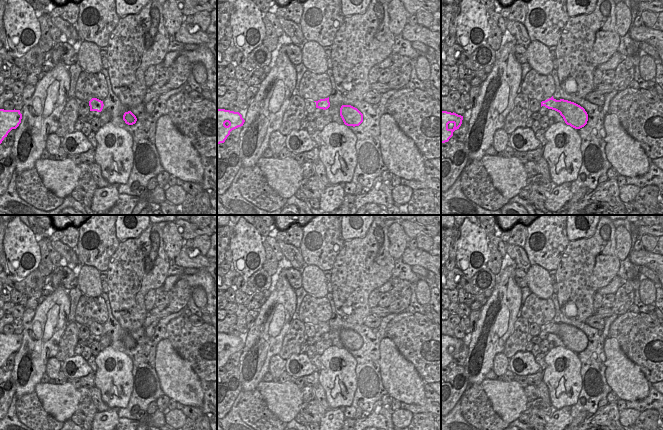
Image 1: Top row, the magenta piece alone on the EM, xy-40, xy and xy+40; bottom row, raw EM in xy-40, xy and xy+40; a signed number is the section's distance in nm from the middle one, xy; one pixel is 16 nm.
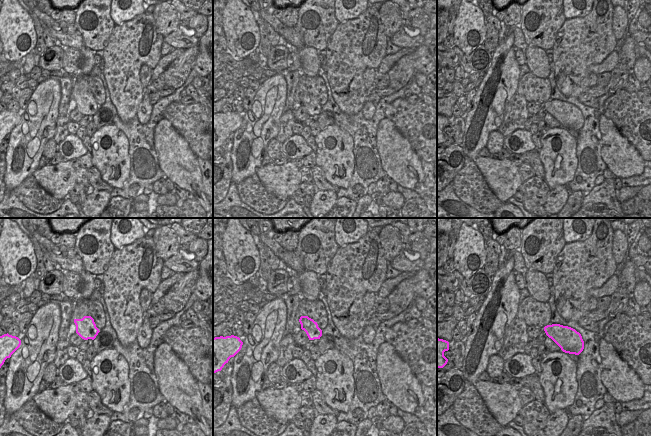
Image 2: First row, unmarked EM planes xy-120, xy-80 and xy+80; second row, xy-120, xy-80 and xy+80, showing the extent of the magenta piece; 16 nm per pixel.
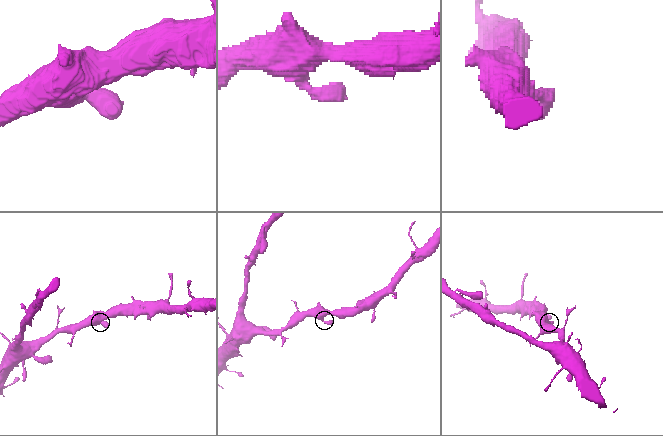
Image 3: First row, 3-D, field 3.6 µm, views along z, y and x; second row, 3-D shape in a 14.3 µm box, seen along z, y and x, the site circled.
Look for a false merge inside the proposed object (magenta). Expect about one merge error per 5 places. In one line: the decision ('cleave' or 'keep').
keep

